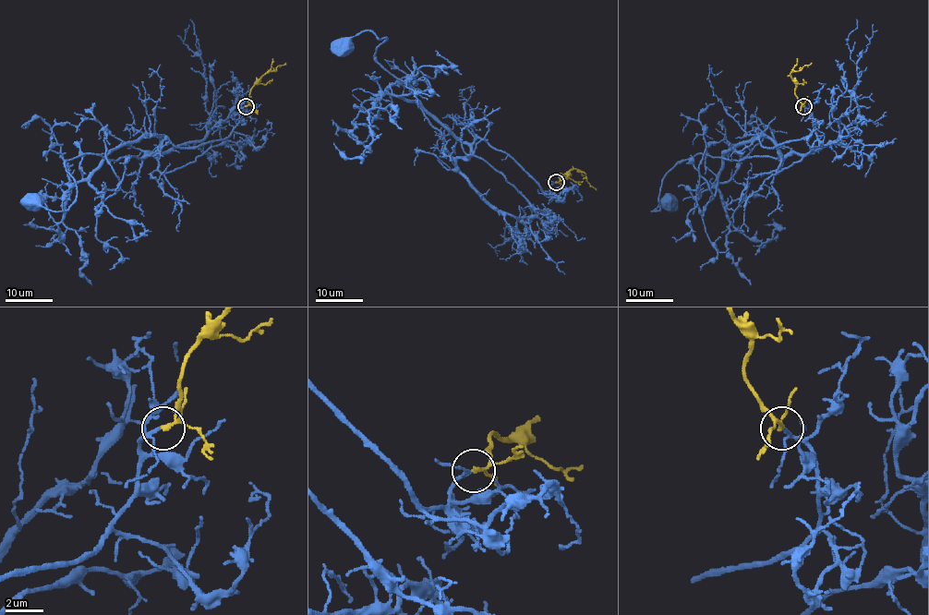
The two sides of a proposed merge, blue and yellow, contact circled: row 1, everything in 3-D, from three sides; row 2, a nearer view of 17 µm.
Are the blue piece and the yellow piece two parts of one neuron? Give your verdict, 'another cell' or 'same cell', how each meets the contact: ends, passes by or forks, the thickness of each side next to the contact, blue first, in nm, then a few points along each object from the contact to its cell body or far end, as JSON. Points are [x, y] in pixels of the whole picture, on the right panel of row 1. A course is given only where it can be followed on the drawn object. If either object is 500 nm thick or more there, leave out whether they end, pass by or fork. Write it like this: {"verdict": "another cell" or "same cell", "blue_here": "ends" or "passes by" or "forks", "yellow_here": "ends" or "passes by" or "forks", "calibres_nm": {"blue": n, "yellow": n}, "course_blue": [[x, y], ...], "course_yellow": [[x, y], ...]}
{"verdict": "same cell", "blue_here": "passes by", "yellow_here": "forks", "calibres_nm": {"blue": 130, "yellow": 120}, "course_blue": [[804, 105], [814, 129], [802, 138], [764, 147], [755, 135], [720, 156], [677, 163], [651, 211], [669, 203]], "course_yellow": [[804, 105], [796, 95], [796, 82], [790, 74], [811, 62]]}

